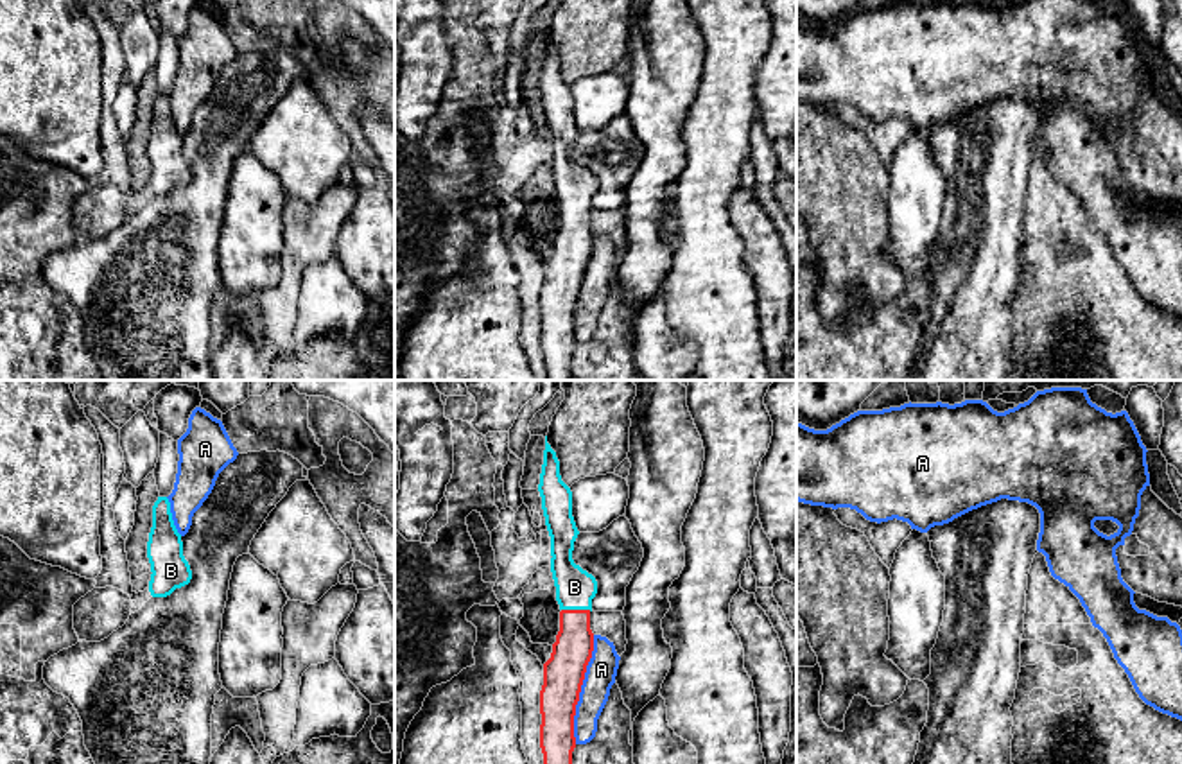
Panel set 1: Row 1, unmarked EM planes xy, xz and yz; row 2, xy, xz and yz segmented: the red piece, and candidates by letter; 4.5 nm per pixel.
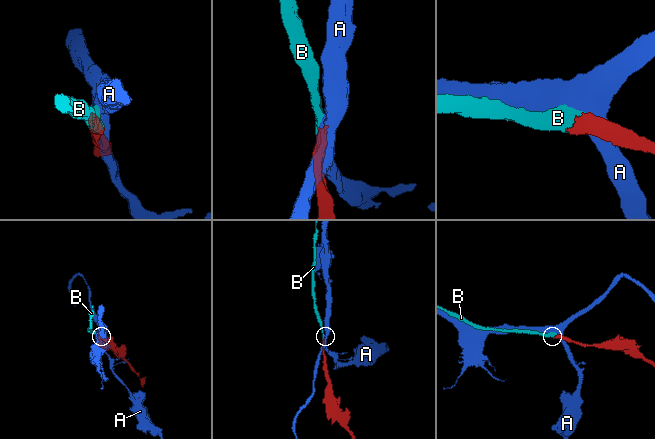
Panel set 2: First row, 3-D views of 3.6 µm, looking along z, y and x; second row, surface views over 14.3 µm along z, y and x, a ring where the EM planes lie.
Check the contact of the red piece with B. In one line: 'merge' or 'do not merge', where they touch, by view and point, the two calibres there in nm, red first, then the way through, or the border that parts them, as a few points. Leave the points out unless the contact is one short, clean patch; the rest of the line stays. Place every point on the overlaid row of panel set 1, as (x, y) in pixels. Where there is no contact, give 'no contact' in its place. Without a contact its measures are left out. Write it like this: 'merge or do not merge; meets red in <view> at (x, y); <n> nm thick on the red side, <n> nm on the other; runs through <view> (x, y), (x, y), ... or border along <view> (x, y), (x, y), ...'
merge; meets red in xz at (576, 610); 180 nm thick on the red side, 180 nm on the other; runs through xz (573, 650), (576, 610), (574, 587)

